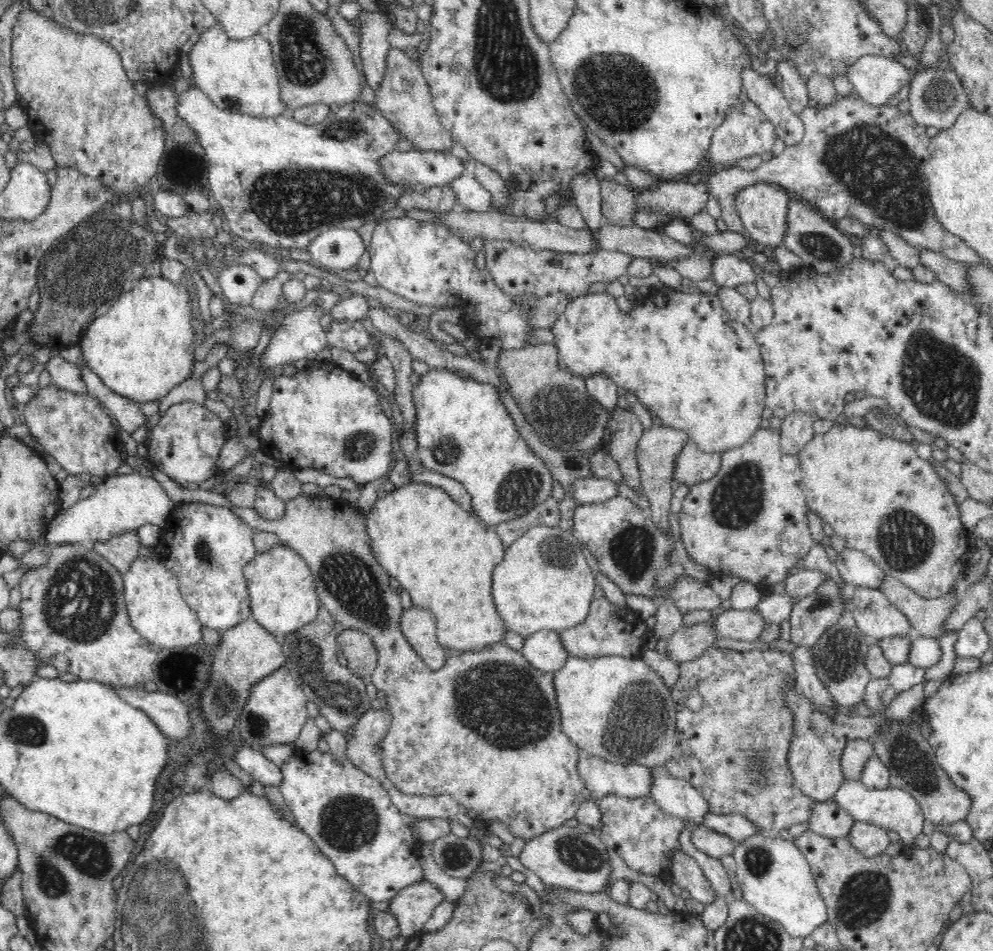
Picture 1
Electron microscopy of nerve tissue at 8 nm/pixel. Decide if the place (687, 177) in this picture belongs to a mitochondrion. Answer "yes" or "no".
no

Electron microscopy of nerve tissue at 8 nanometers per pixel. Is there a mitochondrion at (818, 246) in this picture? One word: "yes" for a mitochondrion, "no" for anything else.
yes

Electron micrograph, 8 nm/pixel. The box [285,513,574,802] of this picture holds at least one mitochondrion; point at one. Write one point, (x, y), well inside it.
(504, 702)

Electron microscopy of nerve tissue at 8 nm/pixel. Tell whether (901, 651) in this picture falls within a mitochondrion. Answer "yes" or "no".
no

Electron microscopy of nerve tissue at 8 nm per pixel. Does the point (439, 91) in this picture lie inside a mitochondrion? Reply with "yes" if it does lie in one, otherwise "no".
no

